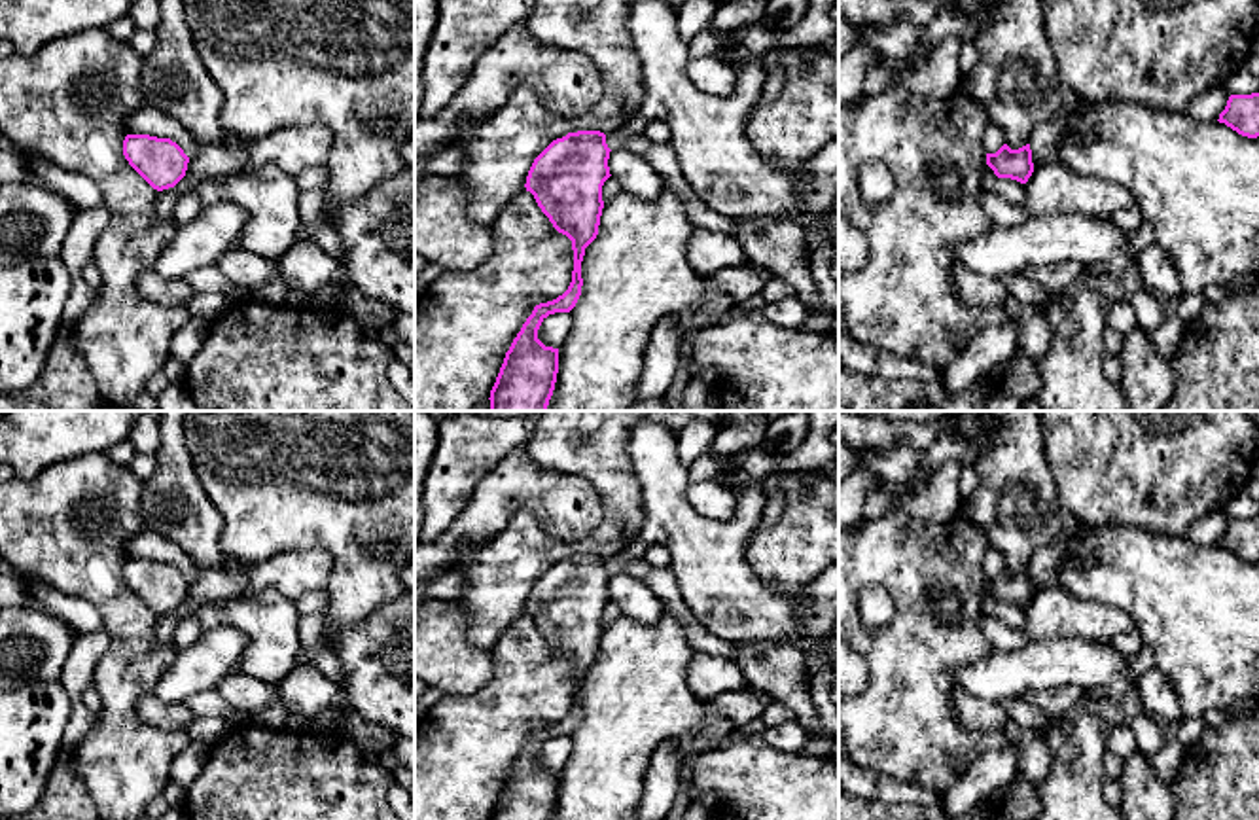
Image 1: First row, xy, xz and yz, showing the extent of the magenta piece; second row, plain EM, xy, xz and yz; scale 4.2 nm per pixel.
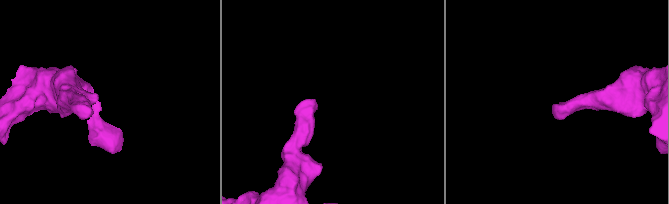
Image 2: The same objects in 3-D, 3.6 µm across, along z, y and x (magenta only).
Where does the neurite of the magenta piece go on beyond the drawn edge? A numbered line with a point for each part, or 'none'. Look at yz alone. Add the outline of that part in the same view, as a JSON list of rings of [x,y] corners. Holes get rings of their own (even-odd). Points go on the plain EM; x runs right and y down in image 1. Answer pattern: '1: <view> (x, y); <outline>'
none

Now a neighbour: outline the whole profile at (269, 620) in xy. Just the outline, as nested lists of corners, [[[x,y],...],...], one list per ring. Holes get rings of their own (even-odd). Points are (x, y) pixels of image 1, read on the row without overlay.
[[[276,589],[244,593],[235,598],[210,600],[222,610],[222,623],[240,629],[246,634],[246,648],[239,670],[278,686],[295,668],[301,614],[295,602]]]

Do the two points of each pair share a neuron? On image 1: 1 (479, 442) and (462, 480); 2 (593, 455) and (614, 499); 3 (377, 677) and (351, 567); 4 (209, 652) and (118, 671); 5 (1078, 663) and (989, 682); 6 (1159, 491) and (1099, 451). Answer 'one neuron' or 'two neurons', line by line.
1: one neuron
2: one neuron
3: two neurons
4: two neurons
5: one neuron
6: one neuron

